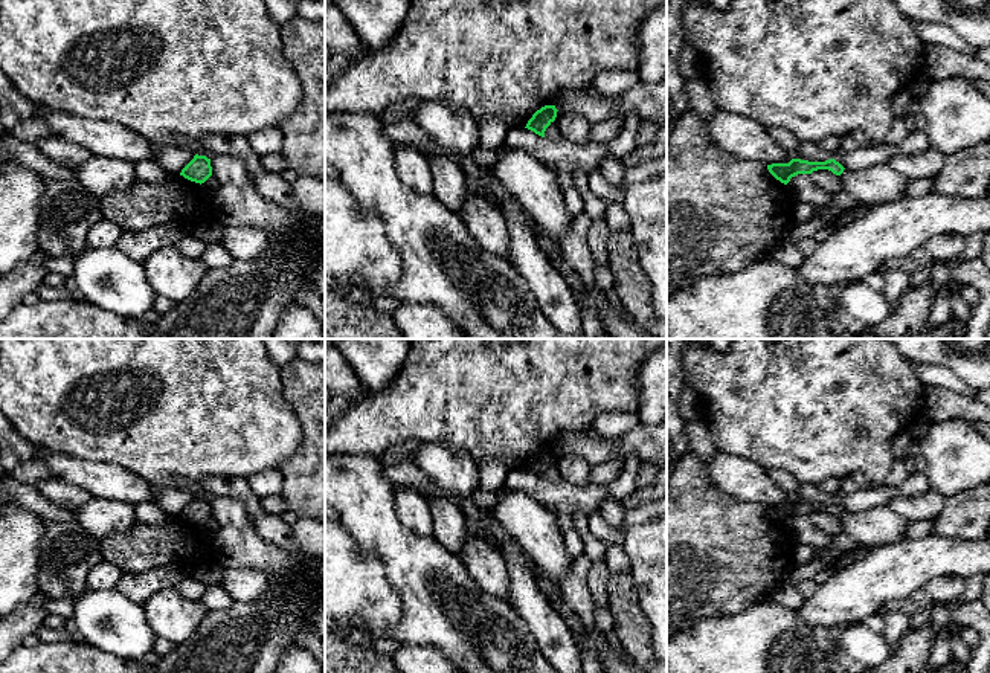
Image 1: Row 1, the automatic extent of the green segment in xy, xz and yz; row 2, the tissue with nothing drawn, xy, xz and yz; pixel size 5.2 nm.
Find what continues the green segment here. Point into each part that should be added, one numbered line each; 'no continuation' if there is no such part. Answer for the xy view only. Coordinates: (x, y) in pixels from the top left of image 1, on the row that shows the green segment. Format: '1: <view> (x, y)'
no continuation

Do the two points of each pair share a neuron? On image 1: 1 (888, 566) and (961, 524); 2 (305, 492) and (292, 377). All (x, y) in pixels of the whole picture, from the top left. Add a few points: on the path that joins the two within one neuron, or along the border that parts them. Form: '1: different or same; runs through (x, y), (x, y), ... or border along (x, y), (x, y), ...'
1: different; border along (931, 534), (973, 540)
2: same; runs through (308, 463), (308, 406)

